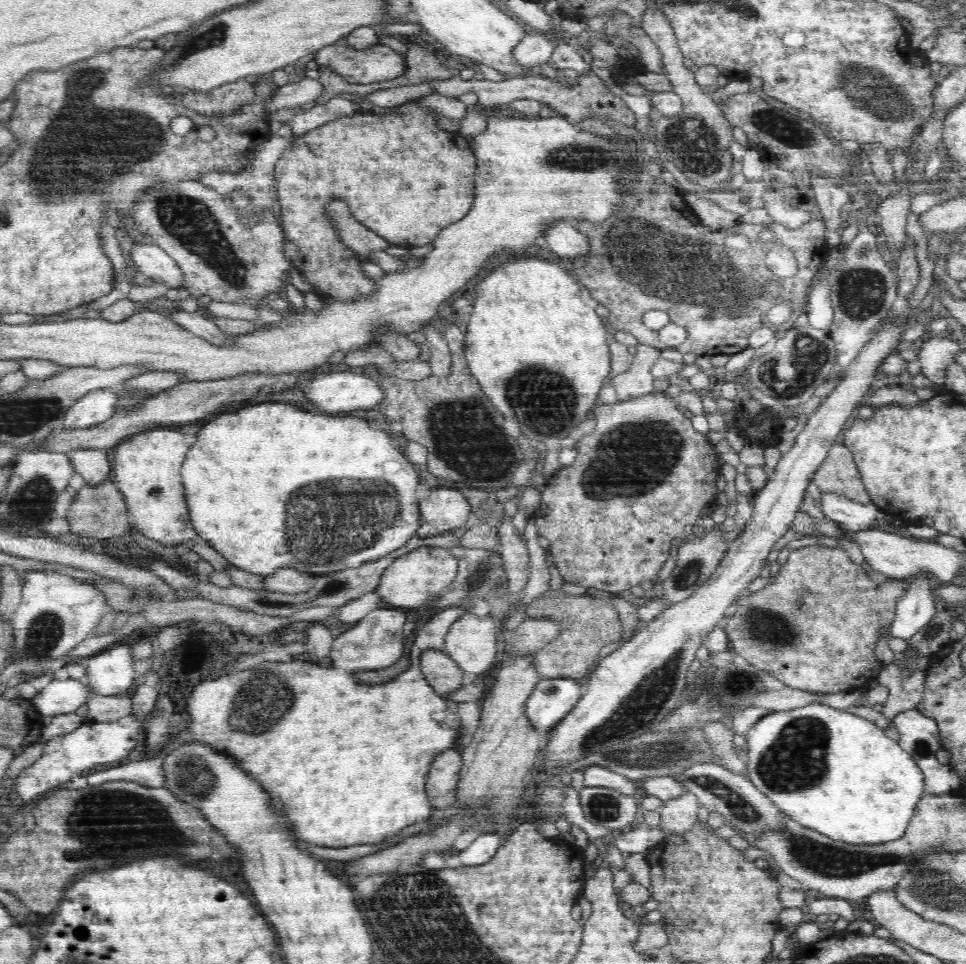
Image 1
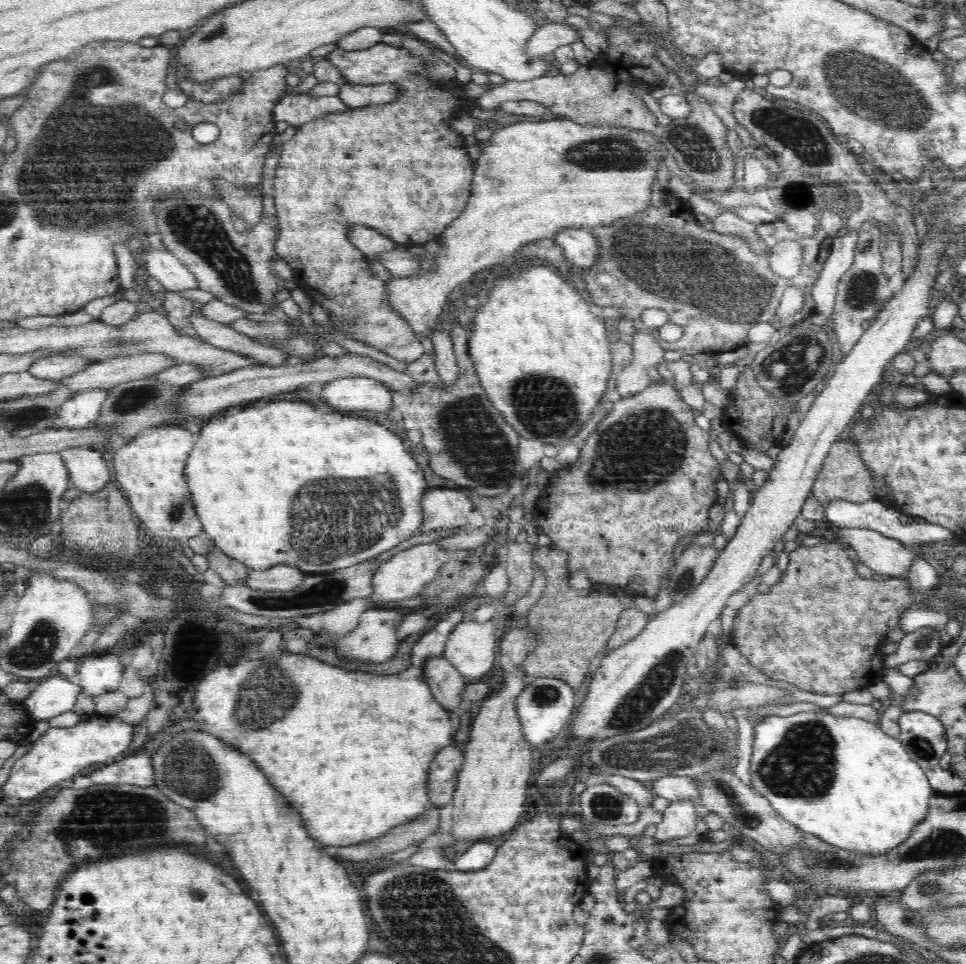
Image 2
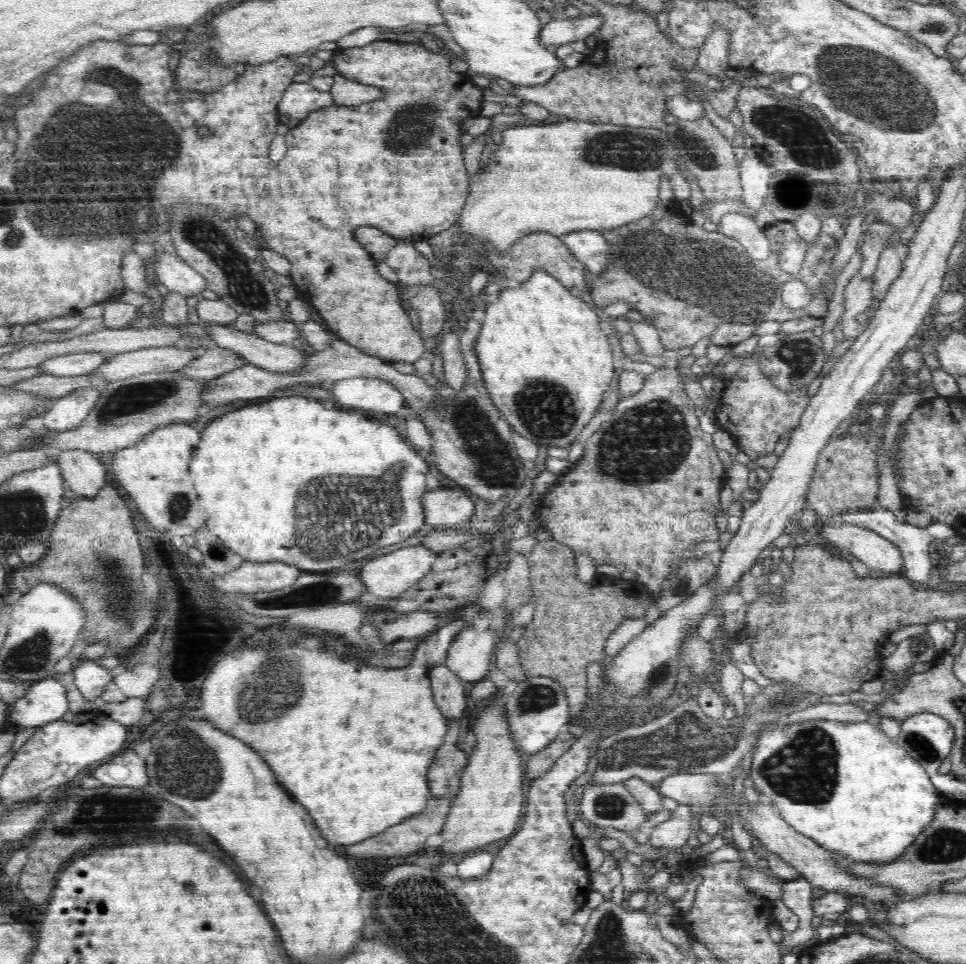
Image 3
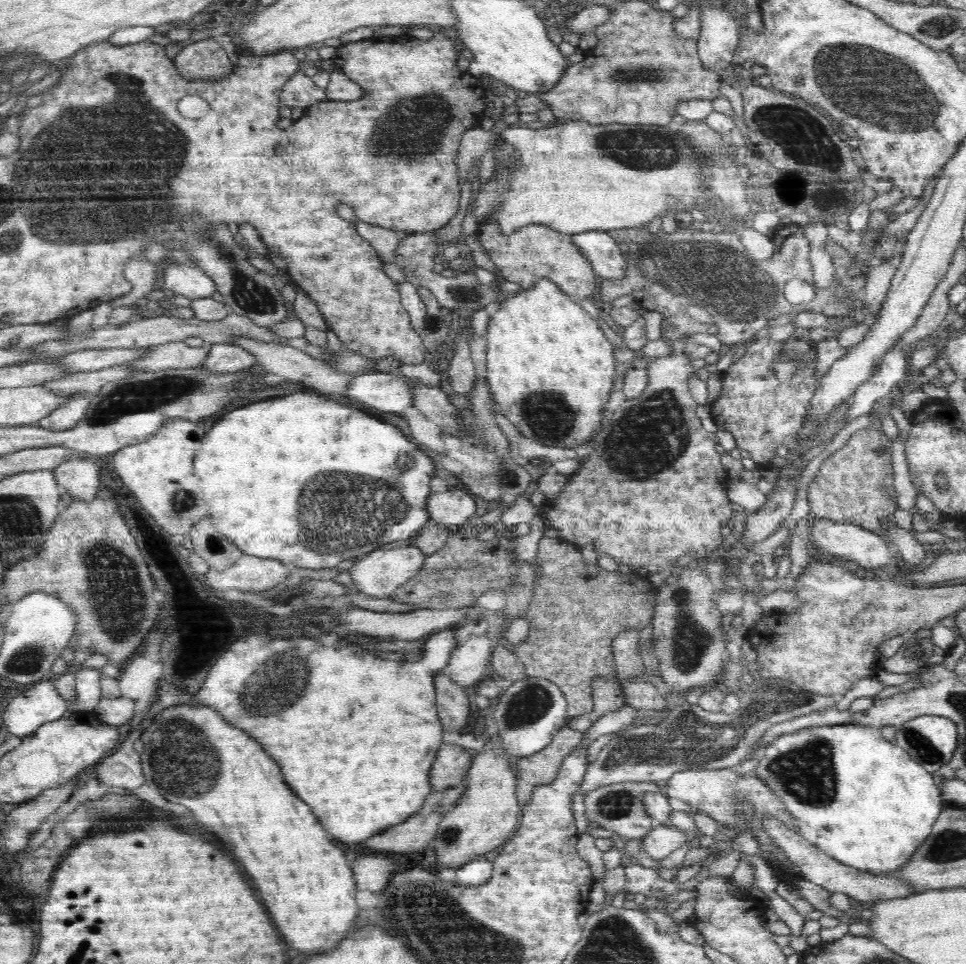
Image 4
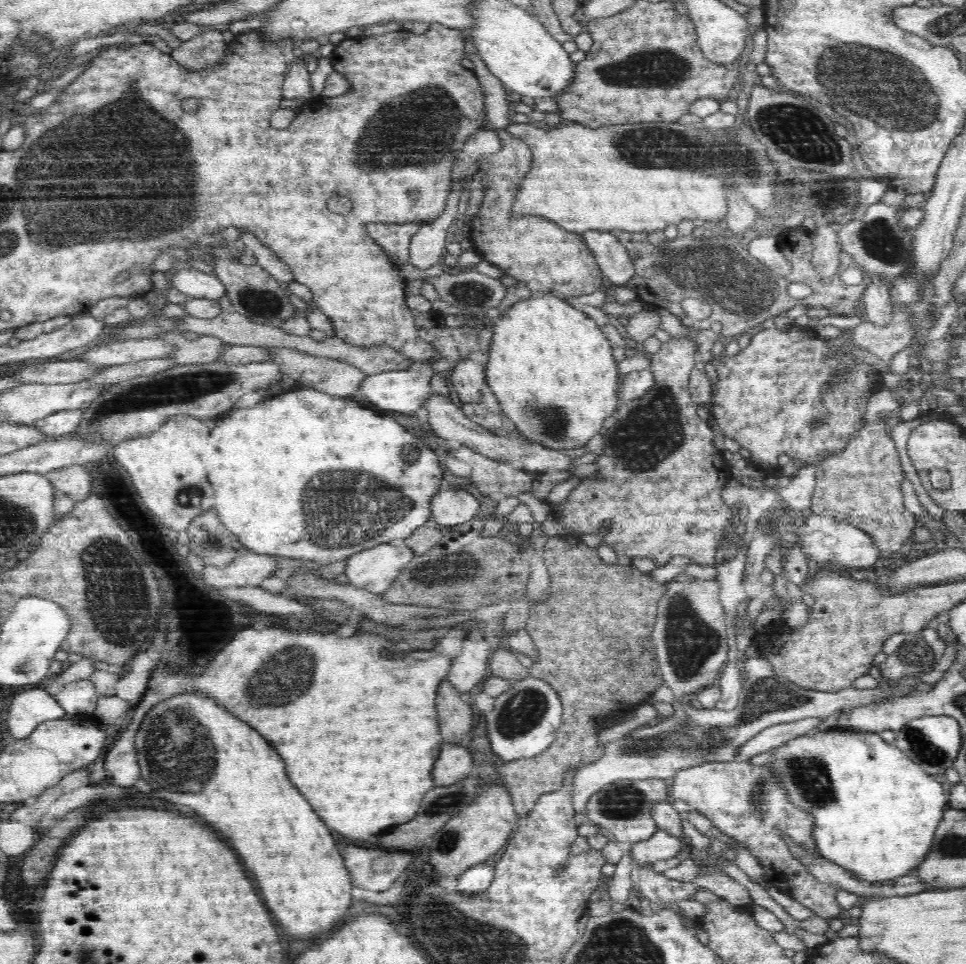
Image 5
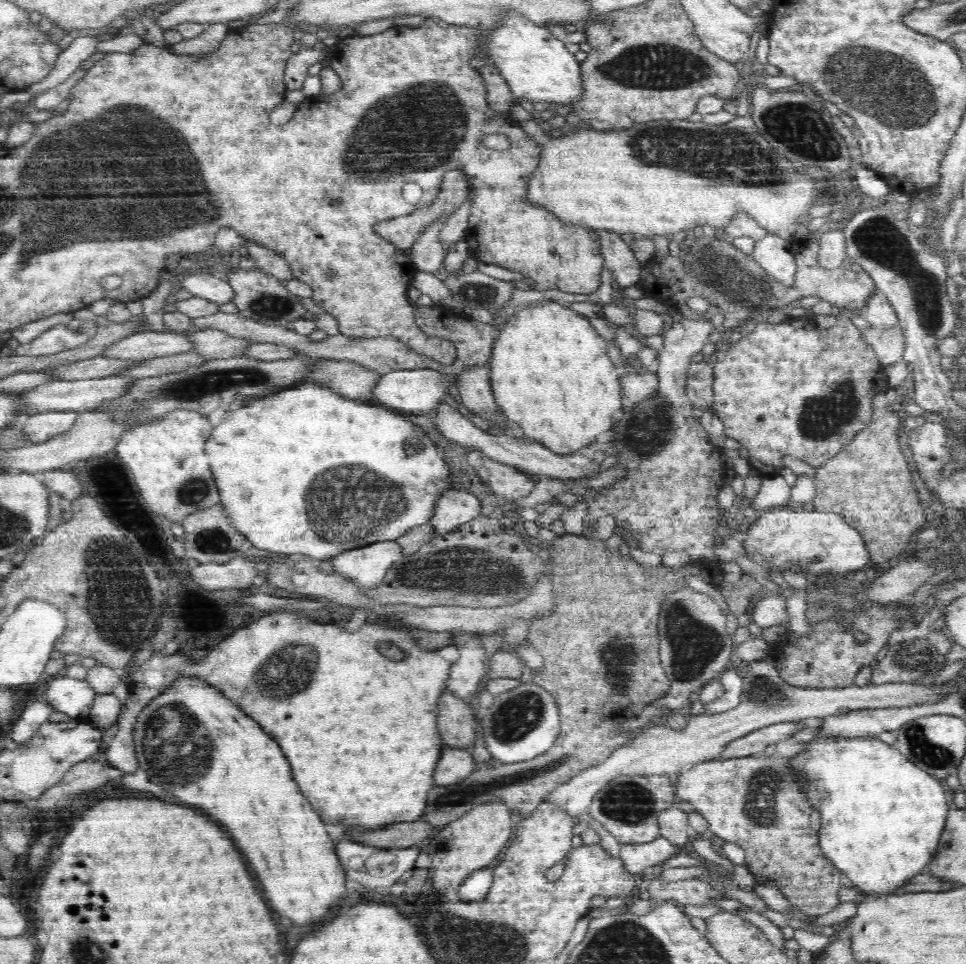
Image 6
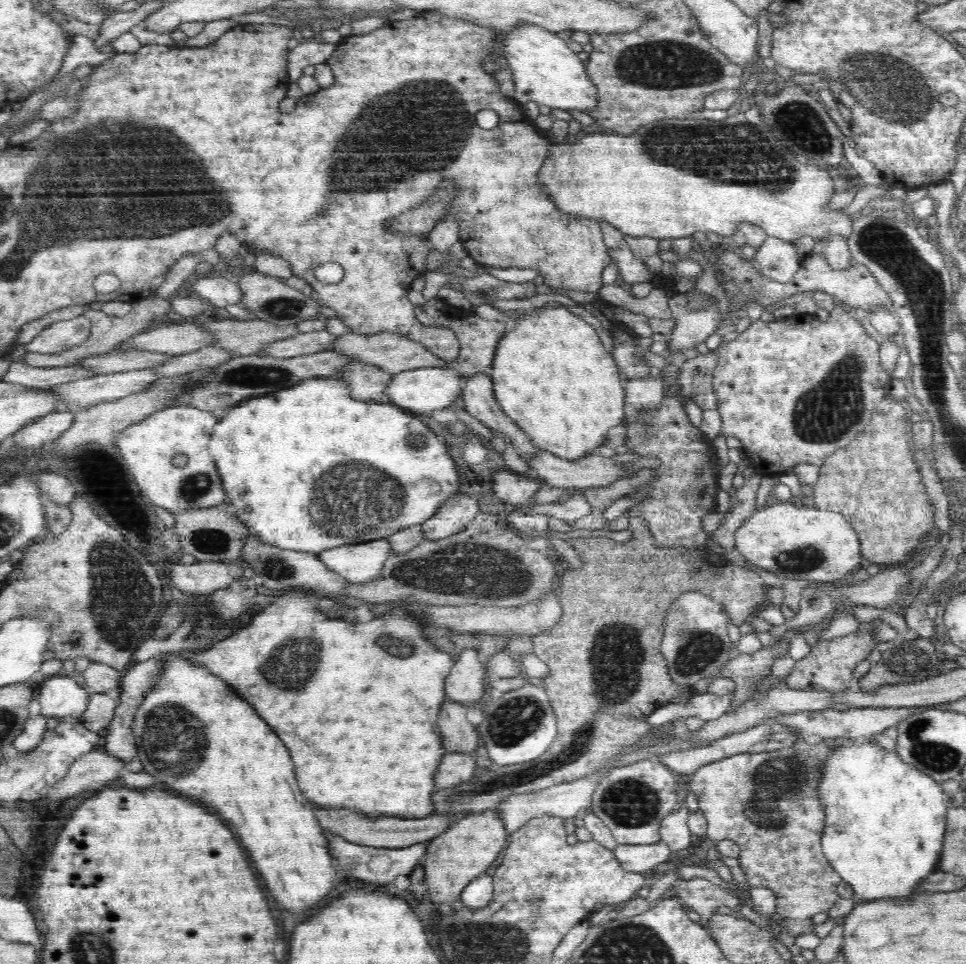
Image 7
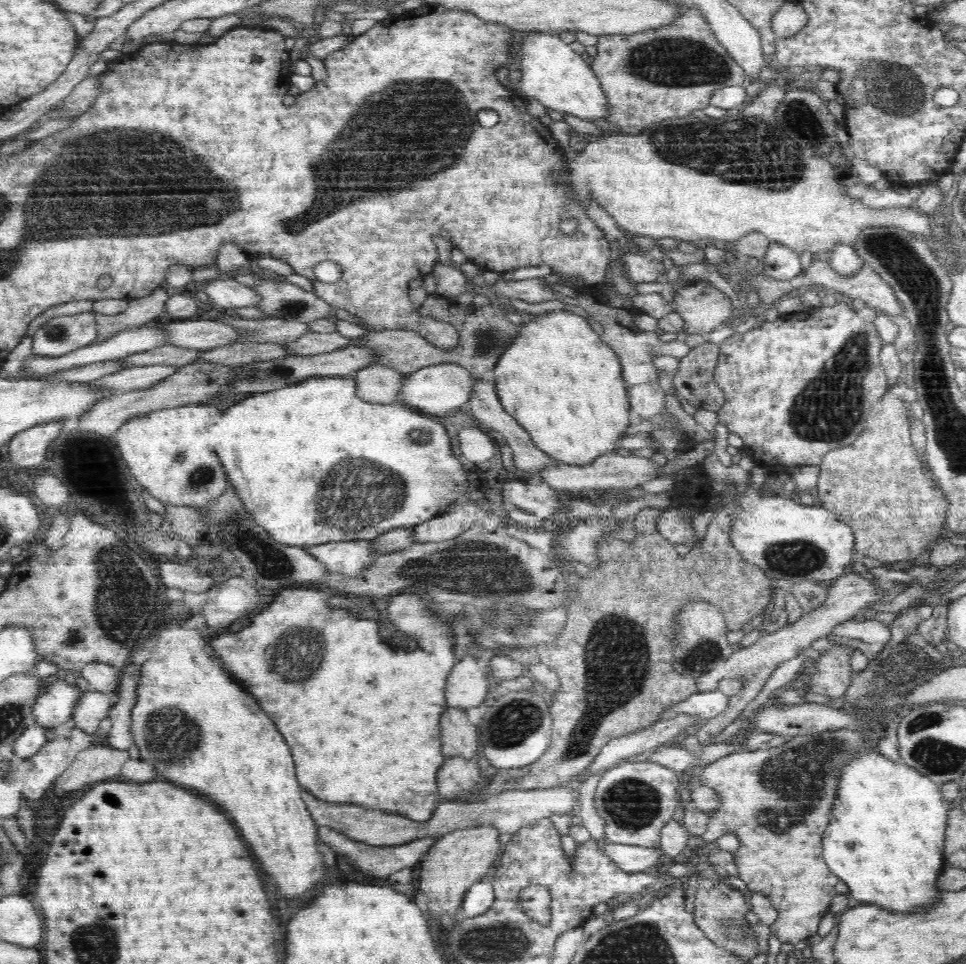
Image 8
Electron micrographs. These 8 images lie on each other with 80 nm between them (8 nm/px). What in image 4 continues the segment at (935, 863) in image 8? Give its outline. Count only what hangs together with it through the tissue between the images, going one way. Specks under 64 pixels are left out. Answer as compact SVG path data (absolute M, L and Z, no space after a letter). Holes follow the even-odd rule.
M814 726L782 734L764 747L764 756L755 770L758 779L769 786L797 819L799 834L807 842L843 865L876 875L896 873L908 864L917 847L924 846L946 804L937 785L938 776L930 775L872 726Z

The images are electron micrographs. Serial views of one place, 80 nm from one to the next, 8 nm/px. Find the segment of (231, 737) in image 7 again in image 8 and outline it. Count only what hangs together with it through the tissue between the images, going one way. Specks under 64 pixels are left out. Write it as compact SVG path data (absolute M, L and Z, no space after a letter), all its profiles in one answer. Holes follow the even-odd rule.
M170 622L160 628L158 640L160 648L156 648L150 660L142 666L144 674L142 680L138 680L136 702L131 711L131 735L141 759L153 766L158 777L166 778L168 782L180 782L178 786L198 790L200 794L214 796L210 802L218 802L222 810L230 812L234 826L238 826L240 834L248 840L246 844L254 850L254 858L274 880L286 900L312 894L324 882L326 864L318 850L314 820L300 798L294 762L284 738L270 718L256 706L254 698L220 668L212 652L208 654L204 650L206 644L198 632L186 632L178 622Z

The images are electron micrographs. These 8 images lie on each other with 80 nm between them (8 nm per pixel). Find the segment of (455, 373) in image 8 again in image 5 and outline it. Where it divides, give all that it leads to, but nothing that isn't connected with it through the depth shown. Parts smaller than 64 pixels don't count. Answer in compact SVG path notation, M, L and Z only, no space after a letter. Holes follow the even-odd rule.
M423 363L420 370L412 368L412 376L406 369L368 375L359 386L359 394L383 411L414 412L432 398L430 376L434 373L430 365Z

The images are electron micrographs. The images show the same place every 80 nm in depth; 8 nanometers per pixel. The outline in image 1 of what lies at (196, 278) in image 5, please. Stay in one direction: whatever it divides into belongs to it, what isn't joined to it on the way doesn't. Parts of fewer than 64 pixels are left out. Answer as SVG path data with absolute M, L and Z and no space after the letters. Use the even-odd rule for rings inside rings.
M136 240L130 250L129 260L134 262L136 270L154 281L162 282L169 288L182 288L187 284L185 272L162 248L154 244L145 244Z

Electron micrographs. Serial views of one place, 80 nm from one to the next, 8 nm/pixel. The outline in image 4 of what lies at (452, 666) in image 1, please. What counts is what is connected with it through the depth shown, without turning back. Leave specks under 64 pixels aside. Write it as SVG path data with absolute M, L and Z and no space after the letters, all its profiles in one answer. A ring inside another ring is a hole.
M442 670L433 678L436 692L436 706L444 726L444 732L461 732L466 728L470 715L469 698L465 690L452 681Z

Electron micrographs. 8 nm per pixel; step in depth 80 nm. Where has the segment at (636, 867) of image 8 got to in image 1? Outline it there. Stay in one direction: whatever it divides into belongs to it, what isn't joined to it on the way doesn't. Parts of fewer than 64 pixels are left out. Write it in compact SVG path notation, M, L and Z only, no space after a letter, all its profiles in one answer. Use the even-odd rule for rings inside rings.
M682 793L680 797L665 801L659 813L662 831L667 834L682 835L690 832L690 828L698 820L698 809L701 807L697 796L690 793Z

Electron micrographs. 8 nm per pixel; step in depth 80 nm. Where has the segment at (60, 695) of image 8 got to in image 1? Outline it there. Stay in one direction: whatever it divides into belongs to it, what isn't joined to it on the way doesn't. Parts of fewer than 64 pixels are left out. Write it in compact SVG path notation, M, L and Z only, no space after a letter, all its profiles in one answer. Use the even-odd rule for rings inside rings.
M130 645L98 652L84 661L88 687L96 695L120 695L134 689L134 658Z

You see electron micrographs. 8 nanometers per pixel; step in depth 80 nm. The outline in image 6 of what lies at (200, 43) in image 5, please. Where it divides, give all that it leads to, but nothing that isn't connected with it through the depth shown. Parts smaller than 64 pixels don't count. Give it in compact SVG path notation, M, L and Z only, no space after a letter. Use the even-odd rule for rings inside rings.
M220 22L207 26L206 30L194 38L184 39L178 44L169 46L174 54L210 54L218 50L223 38L230 30L228 22Z

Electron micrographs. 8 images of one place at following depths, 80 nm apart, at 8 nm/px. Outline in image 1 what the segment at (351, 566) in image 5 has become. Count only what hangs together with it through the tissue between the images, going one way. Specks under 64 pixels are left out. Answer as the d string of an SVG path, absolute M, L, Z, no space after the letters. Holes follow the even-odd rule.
M420 546L400 558L396 558L378 582L378 596L386 604L406 606L406 608L420 608L428 602L436 602L441 592L450 586L456 578L459 560L448 549L437 546Z

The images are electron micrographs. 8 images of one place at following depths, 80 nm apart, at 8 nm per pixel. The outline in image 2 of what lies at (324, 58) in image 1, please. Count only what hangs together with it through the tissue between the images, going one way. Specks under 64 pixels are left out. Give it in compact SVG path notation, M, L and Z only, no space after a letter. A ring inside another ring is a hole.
M382 42L375 44L374 46L371 46L370 48L366 48L364 50L348 51L348 50L344 50L342 47L336 47L325 58L327 60L329 60L330 62L332 62L332 64L334 64L334 66L336 66L336 68L338 68L338 70L341 72L342 76L345 78L348 78L350 80L350 82L353 84L379 85L379 84L386 84L386 82L388 82L388 84L396 85L396 87L398 87L398 89L400 89L400 92L398 92L398 98L396 98L396 100L394 100L394 102L390 102L390 104L370 104L370 105L366 105L366 106L360 106L358 108L350 108L348 111L339 111L338 114L328 114L327 116L324 116L324 118L322 118L322 119L316 119L312 122L308 122L308 123L304 124L304 126L300 126L300 128L297 129L297 131L295 132L296 136L292 136L292 138L290 138L290 140L288 140L288 142L285 142L281 146L281 153L280 153L280 158L279 158L280 166L276 167L274 179L273 179L273 181L274 181L274 183L273 183L273 185L274 185L274 191L273 191L274 203L276 206L276 213L278 214L278 216L276 216L275 250L276 250L277 255L281 259L286 261L290 265L290 268L292 268L292 270L294 270L294 279L293 279L294 282L298 285L298 287L300 289L302 289L306 293L306 295L308 297L311 298L311 300L314 303L319 304L320 306L322 306L322 308L325 309L326 313L328 314L328 316L330 318L330 322L331 322L331 324L333 324L333 326L338 325L338 328L346 329L346 332L350 333L350 338L358 340L358 341L362 341L365 344L372 346L372 347L376 348L377 350L380 350L384 354L390 355L392 358L396 359L397 361L404 362L404 363L412 363L412 362L418 361L425 354L425 350L424 350L424 347L422 346L421 341L419 340L419 338L417 338L417 335L415 334L413 327L409 325L409 322L405 318L402 318L400 314L397 314L397 311L393 310L392 306L389 306L389 296L390 296L389 288L386 287L385 282L382 282L382 280L378 280L378 278L376 278L376 276L373 276L371 270L368 268L368 263L369 263L368 260L366 260L366 258L364 257L364 254L360 250L358 250L358 248L354 247L354 245L352 245L352 243L350 243L350 241L348 241L348 237L346 237L346 233L349 232L348 228L350 228L350 226L352 226L352 224L360 224L360 225L363 225L364 227L372 228L372 229L378 231L378 233L383 234L383 236L386 236L387 238L390 238L392 241L394 241L395 244L399 243L399 244L405 245L407 248L414 247L415 245L423 246L425 243L427 243L429 241L440 238L441 234L444 233L444 230L446 230L446 228L448 228L448 226L450 226L454 220L458 219L458 215L462 215L462 212L466 209L466 204L471 195L470 192L471 192L471 186L472 186L472 182L473 182L473 167L474 166L472 166L473 162L472 162L472 160L470 160L470 157L468 156L469 152L466 151L466 148L468 146L468 142L464 141L466 138L463 136L458 136L458 134L456 134L456 132L452 132L452 129L446 128L446 126L444 126L444 120L448 120L448 116L450 116L450 110L452 110L452 114L454 114L454 112L460 112L460 110L462 110L462 106L464 106L464 104L466 104L466 102L468 102L468 98L466 98L466 93L464 93L466 84L462 84L462 83L458 82L458 85L462 85L462 90L460 90L460 88L456 88L457 80L454 80L454 82L444 82L444 84L438 84L438 86L436 86L436 84L434 84L434 82L428 82L428 80L424 80L424 78L420 78L420 76L416 76L416 74L418 74L418 72L420 72L420 74L422 74L422 70L424 70L424 64L422 64L422 60L418 60L418 58L414 58L414 56L410 56L410 54L408 54L408 52L406 52L406 50L404 50L404 48L394 48L394 46L391 46L386 43L382 43ZM444 90L452 90L452 92L444 92ZM304 164L310 164L310 170L312 170L312 172L314 172L314 174L310 174L310 176L308 176L308 172L306 172L306 170L308 170L308 166L304 166ZM306 176L308 176L308 178L310 178L310 180L312 180L312 182L310 182L310 184L308 184L308 186L306 186L306 182L308 182L308 178L306 178ZM314 176L316 176L316 180L314 180Z

